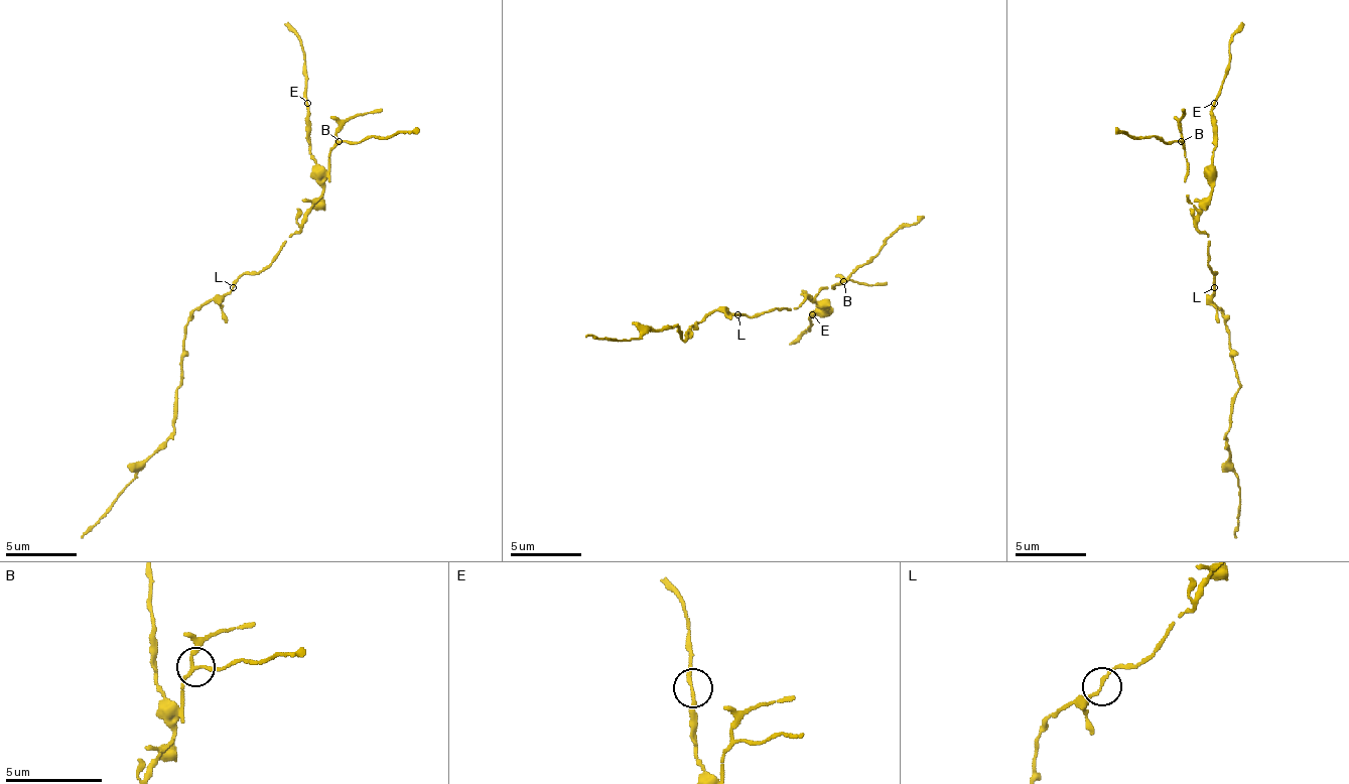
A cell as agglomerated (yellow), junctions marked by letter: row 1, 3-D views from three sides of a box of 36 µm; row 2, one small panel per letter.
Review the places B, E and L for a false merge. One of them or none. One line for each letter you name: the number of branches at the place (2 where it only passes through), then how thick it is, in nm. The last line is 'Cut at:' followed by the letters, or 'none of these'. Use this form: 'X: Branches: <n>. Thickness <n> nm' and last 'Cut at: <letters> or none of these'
B: Branches: 3. Thickness 160 nm
Cut at: B

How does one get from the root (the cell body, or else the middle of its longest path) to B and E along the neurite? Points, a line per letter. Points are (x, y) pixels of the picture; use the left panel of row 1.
B: (233, 284), (244, 273), (258, 273), (300, 227), (304, 213), (322, 196), (322, 170), (340, 142)
E: (233, 284), (244, 273), (258, 273), (300, 227), (304, 213), (322, 196), (322, 166), (307, 138), (307, 103)

